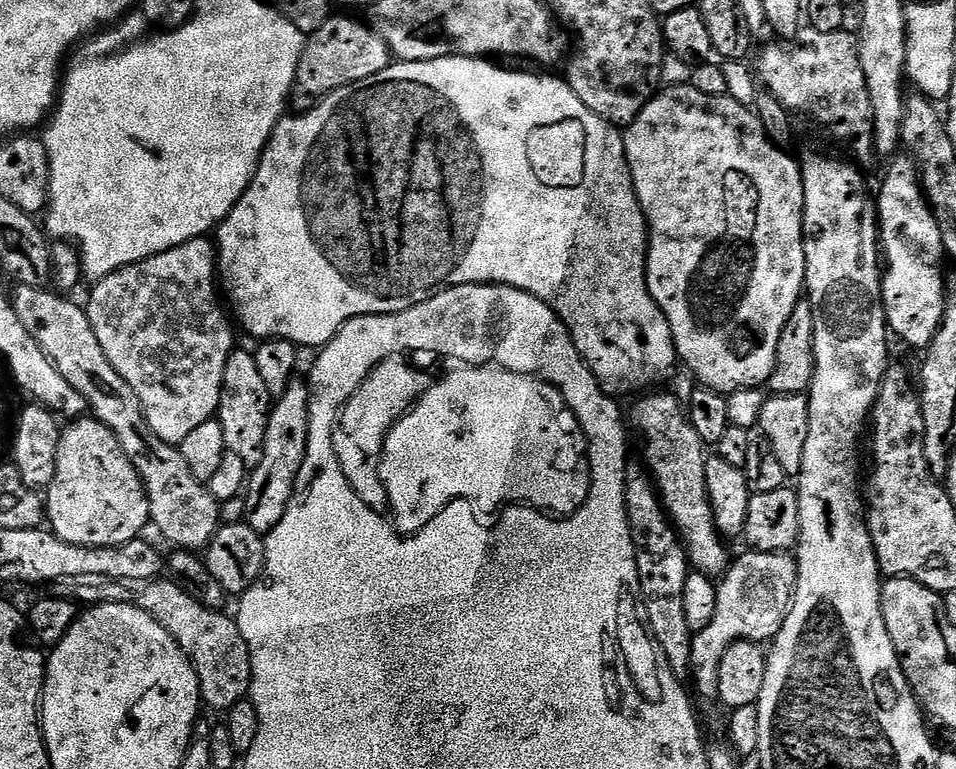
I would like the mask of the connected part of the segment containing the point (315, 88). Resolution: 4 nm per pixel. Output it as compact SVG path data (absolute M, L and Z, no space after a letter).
M329 15L327 22L307 37L290 97L291 107L297 113L315 108L332 92L351 89L371 77L382 74L388 65L393 63L392 52L371 23L363 24L352 17L355 15L344 15L348 16Z

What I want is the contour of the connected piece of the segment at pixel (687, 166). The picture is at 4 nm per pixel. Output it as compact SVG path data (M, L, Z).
M668 86L657 91L649 104L640 111L640 116L623 129L622 135L634 190L648 224L648 289L662 314L666 314L666 322L670 322L679 363L684 363L700 379L699 383L711 392L731 394L744 388L759 389L767 385L774 370L782 326L786 326L786 318L794 314L794 306L801 303L805 291L804 183L800 164L792 161L784 153L787 151L775 140L771 140L752 108L734 102L728 95L702 94L690 86Z

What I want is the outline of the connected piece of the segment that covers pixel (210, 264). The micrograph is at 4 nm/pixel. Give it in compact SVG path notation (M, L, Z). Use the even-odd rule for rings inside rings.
M201 238L119 268L114 274L95 281L93 288L96 289L86 303L90 326L94 326L98 343L106 350L106 358L110 358L110 366L126 378L126 386L130 386L138 397L142 414L146 414L146 422L150 422L150 430L167 444L180 445L194 429L202 426L202 422L213 419L220 411L226 362L237 344L232 333L233 321L230 316L228 321L220 305L217 280L215 243Z

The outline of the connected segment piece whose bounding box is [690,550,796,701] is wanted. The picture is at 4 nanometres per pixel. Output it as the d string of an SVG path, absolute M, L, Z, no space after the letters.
M748 550L745 553L745 556L731 561L728 571L719 581L714 622L692 637L690 676L693 681L696 679L697 690L708 700L715 701L718 697L718 666L722 666L724 651L738 640L775 640L792 609L792 595L796 592L795 559L786 552Z

